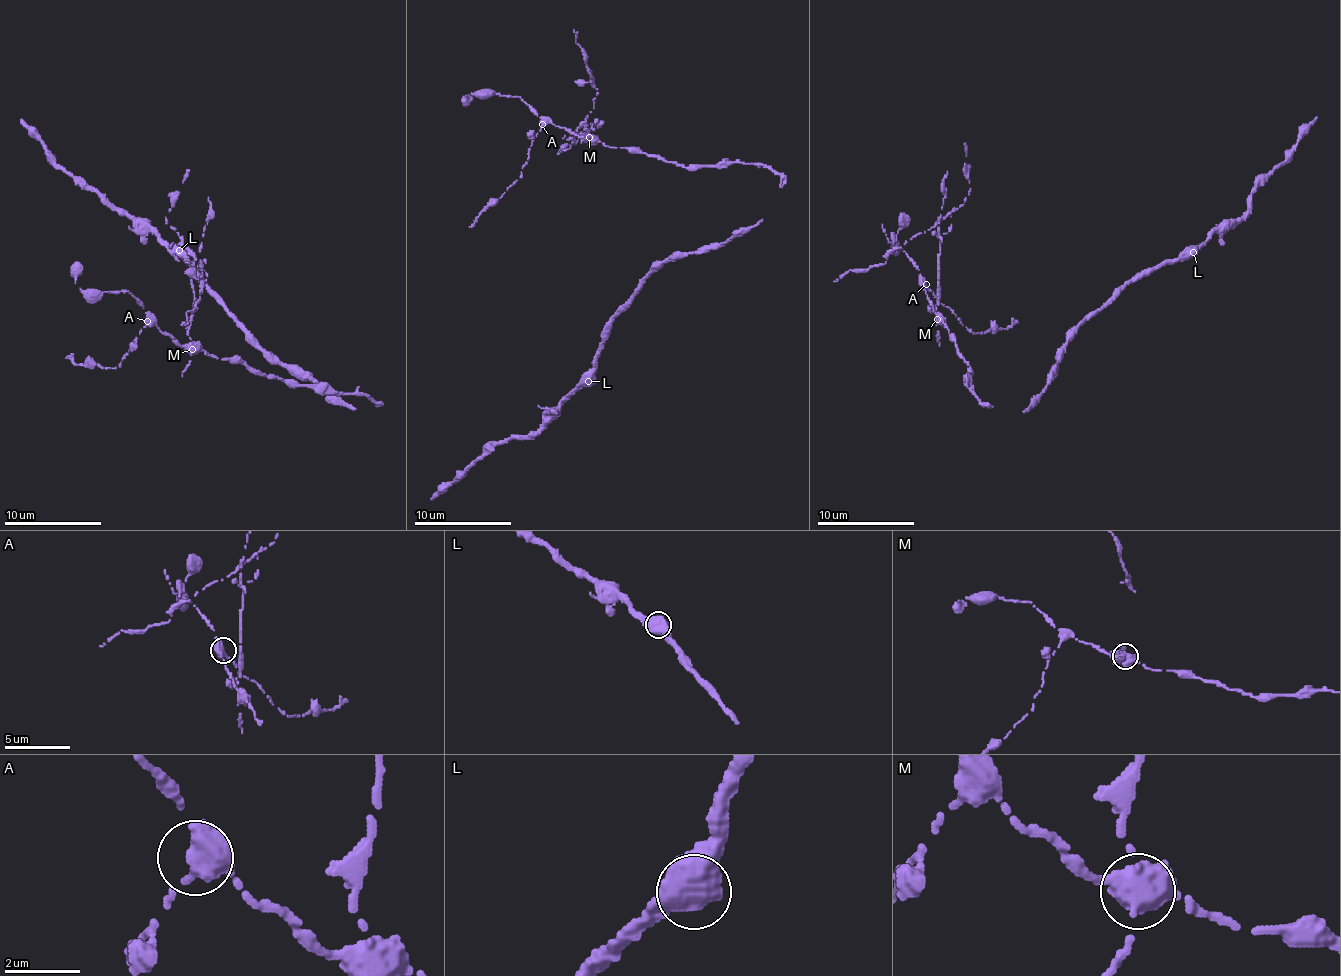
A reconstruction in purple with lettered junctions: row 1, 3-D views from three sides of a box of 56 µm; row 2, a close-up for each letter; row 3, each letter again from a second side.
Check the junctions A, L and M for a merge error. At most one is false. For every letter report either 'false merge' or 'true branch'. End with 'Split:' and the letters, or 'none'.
A: true branch
L: true branch
M: false merge
Split: M

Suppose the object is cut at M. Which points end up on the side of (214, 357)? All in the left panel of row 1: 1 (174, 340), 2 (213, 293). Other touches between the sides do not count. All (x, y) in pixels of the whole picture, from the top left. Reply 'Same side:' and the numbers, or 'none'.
Same side: 1, 2

